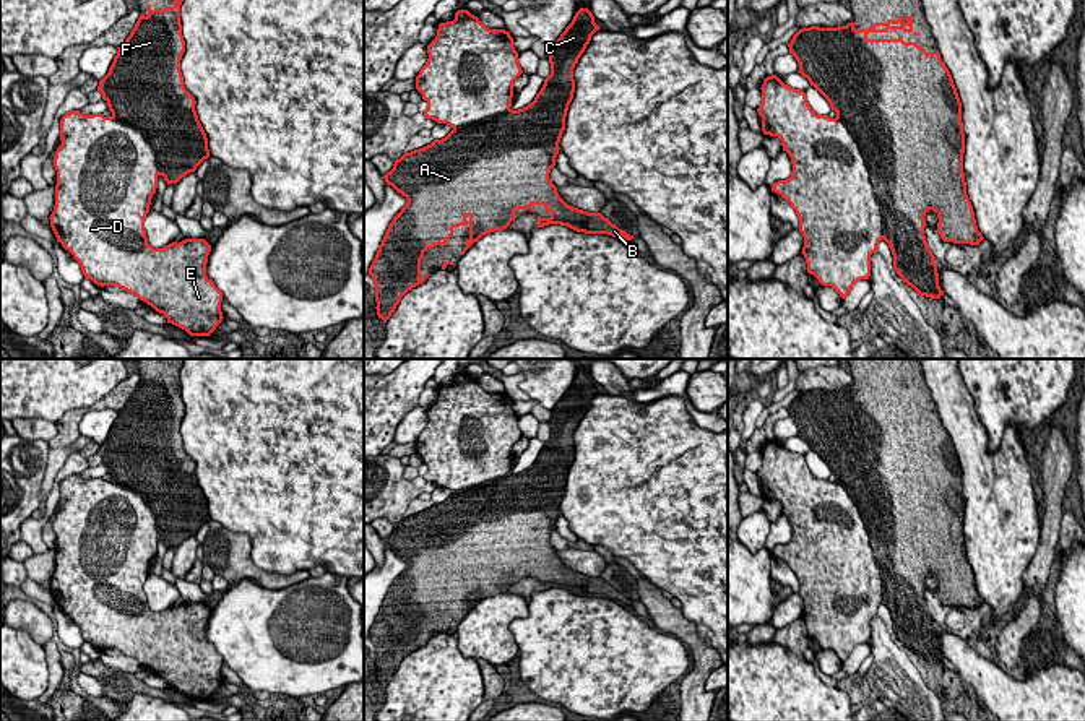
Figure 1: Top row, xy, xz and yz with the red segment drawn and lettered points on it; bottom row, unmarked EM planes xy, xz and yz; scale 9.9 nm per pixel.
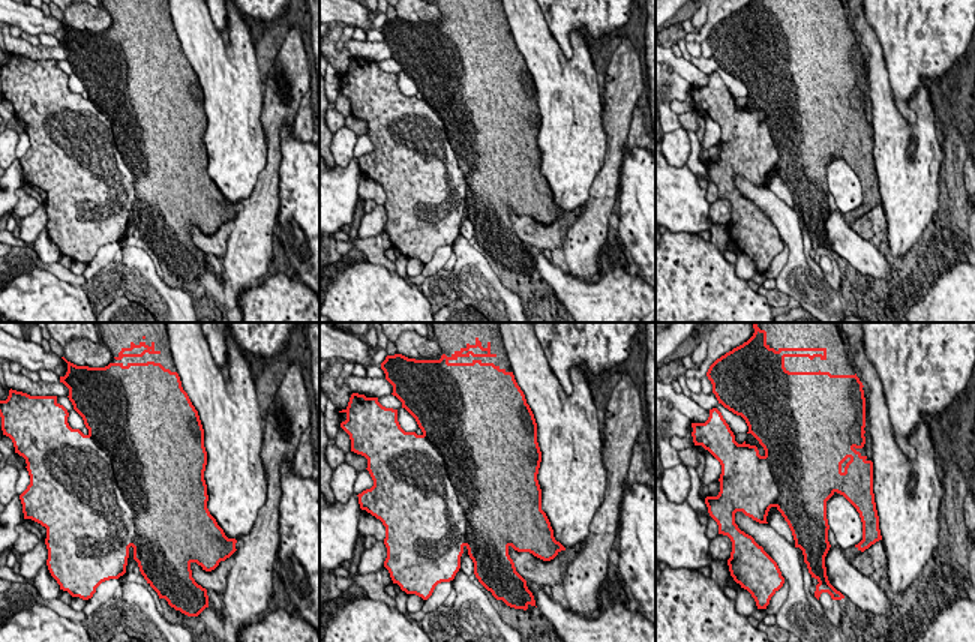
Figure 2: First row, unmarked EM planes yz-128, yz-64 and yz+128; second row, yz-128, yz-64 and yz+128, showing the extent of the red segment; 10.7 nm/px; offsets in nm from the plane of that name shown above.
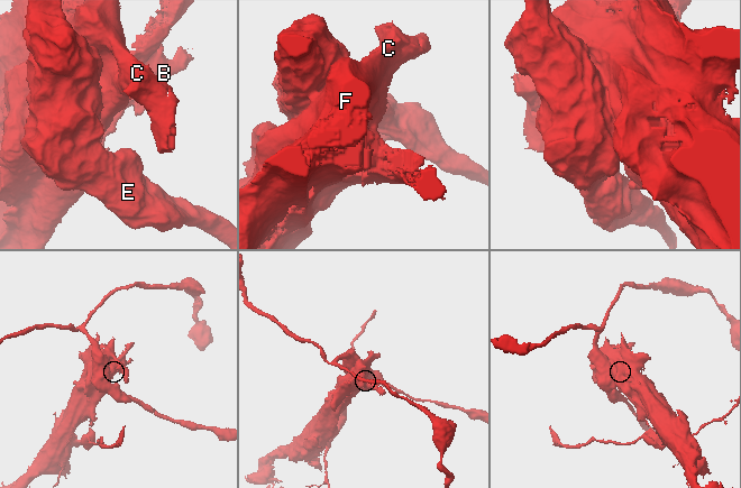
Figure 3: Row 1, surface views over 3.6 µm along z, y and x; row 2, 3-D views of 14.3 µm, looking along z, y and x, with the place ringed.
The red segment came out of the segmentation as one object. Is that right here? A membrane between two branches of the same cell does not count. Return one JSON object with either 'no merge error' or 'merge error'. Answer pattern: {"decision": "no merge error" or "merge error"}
{"decision": "merge error"}

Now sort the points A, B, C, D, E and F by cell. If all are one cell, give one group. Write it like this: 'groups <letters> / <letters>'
groups A B C F / D E

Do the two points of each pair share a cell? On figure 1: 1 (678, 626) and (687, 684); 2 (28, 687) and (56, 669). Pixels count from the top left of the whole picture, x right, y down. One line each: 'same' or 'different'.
1: same
2: different

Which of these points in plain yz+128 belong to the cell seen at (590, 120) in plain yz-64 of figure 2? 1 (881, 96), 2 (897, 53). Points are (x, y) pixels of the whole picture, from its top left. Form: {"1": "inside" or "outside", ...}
{"1": "inside", "2": "outside"}

